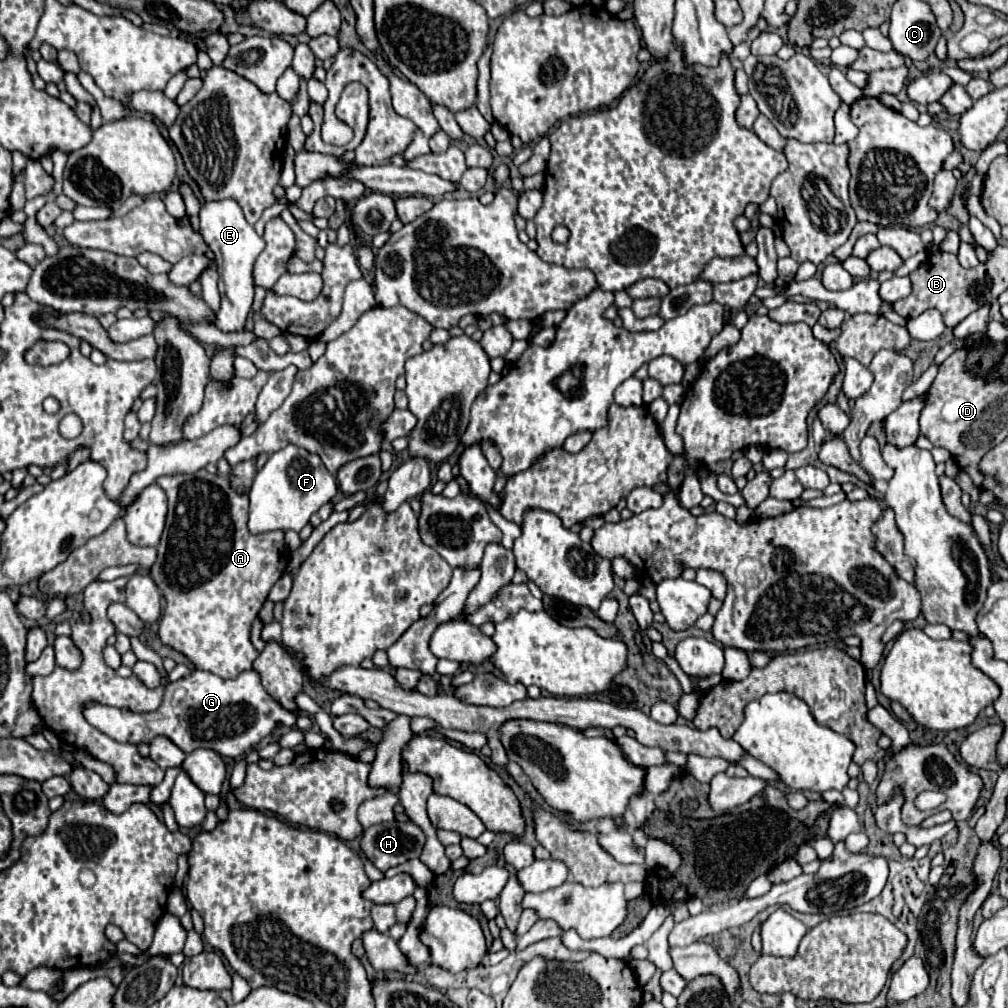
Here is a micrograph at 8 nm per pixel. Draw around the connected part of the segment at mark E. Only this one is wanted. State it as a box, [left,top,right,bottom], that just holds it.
[200,199,264,333]

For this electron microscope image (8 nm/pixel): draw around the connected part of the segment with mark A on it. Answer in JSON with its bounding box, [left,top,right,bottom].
[150,471,290,679]

